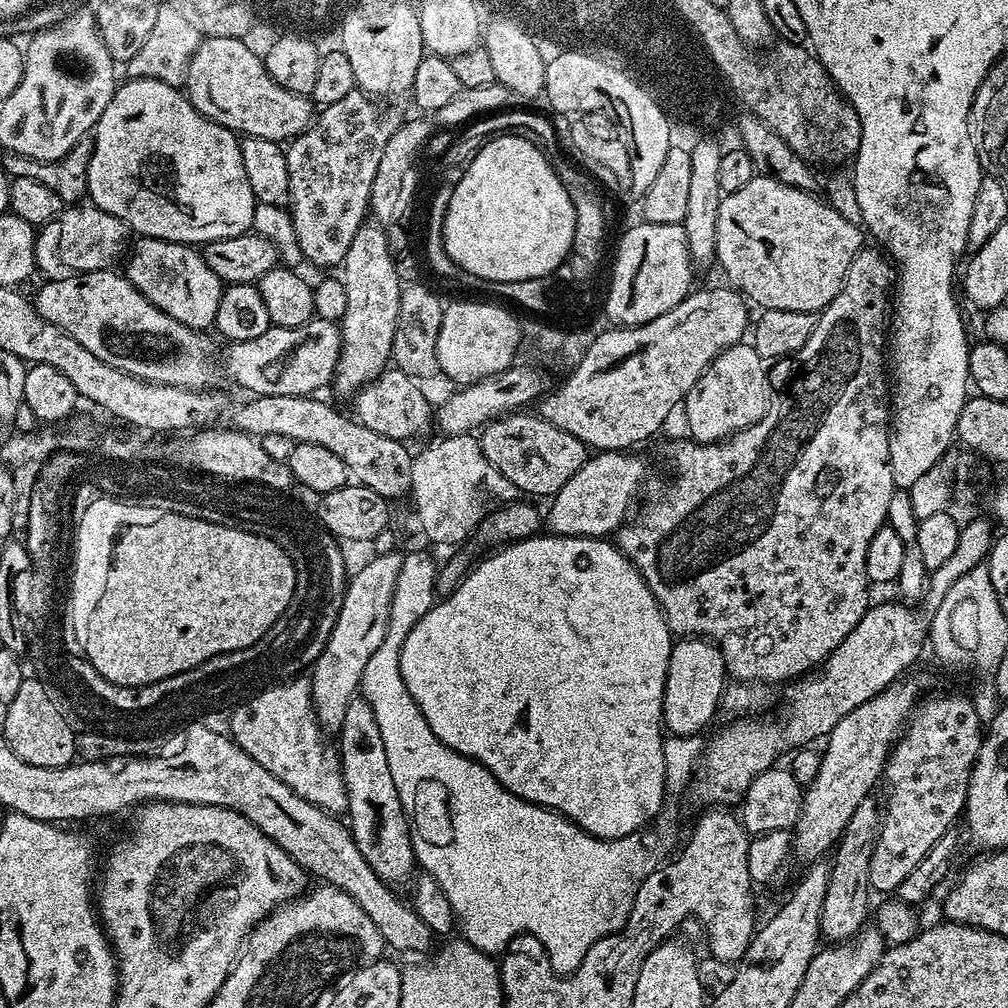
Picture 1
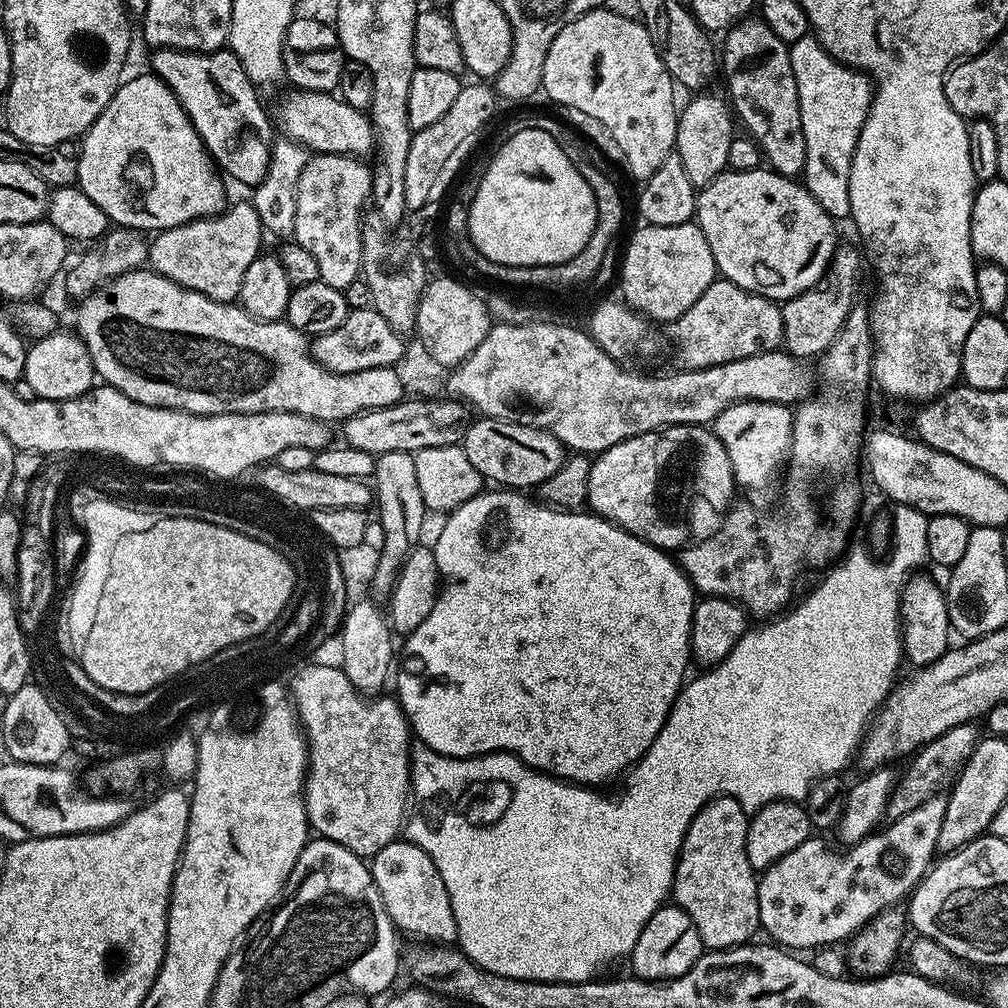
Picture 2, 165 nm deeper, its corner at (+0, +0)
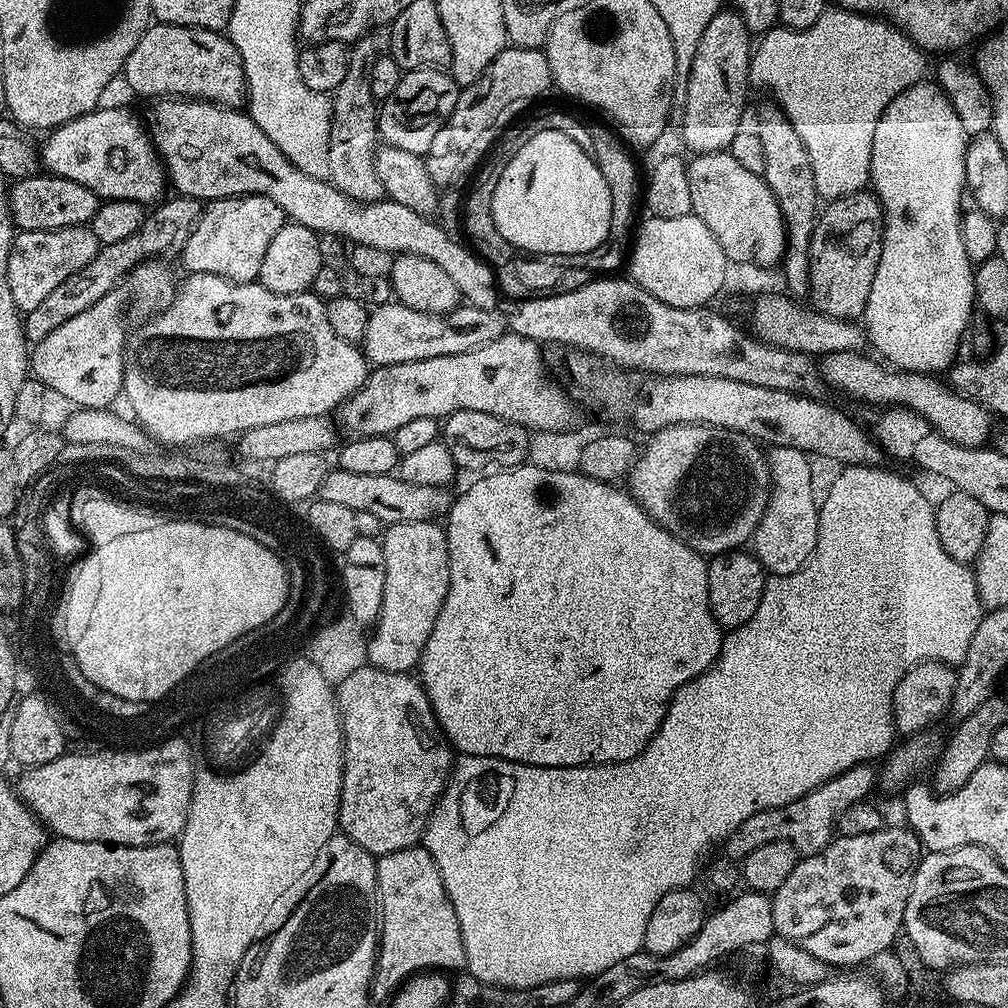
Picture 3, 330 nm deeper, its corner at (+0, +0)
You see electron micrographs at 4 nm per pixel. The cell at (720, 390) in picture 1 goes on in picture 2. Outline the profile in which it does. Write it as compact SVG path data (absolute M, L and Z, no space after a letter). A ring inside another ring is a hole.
M743 400L731 404L714 422L716 437L726 446L726 454L730 454L730 466L734 470L734 478L741 489L748 491L747 499L758 506L770 506L777 501L782 488L782 473L788 463L792 451L792 417L793 409L786 404L771 404L761 400Z

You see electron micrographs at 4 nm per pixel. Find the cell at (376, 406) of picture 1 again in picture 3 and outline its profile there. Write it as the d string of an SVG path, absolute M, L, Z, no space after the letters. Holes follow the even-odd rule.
M193 272L186 276L180 293L178 288L171 297L172 305L161 316L156 316L149 322L148 328L156 336L150 337L149 340L129 339L126 344L122 396L132 403L137 416L135 419L151 437L157 436L164 444L184 444L187 440L200 440L203 436L228 436L231 432L243 434L254 426L268 426L270 422L286 422L290 418L328 414L331 413L331 408L332 411L339 409L340 405L350 399L368 379L370 365L363 351L357 345L346 342L341 336L334 334L334 326L330 326L325 301L317 296L315 291L274 294L259 282L235 284L232 280L209 272Z

